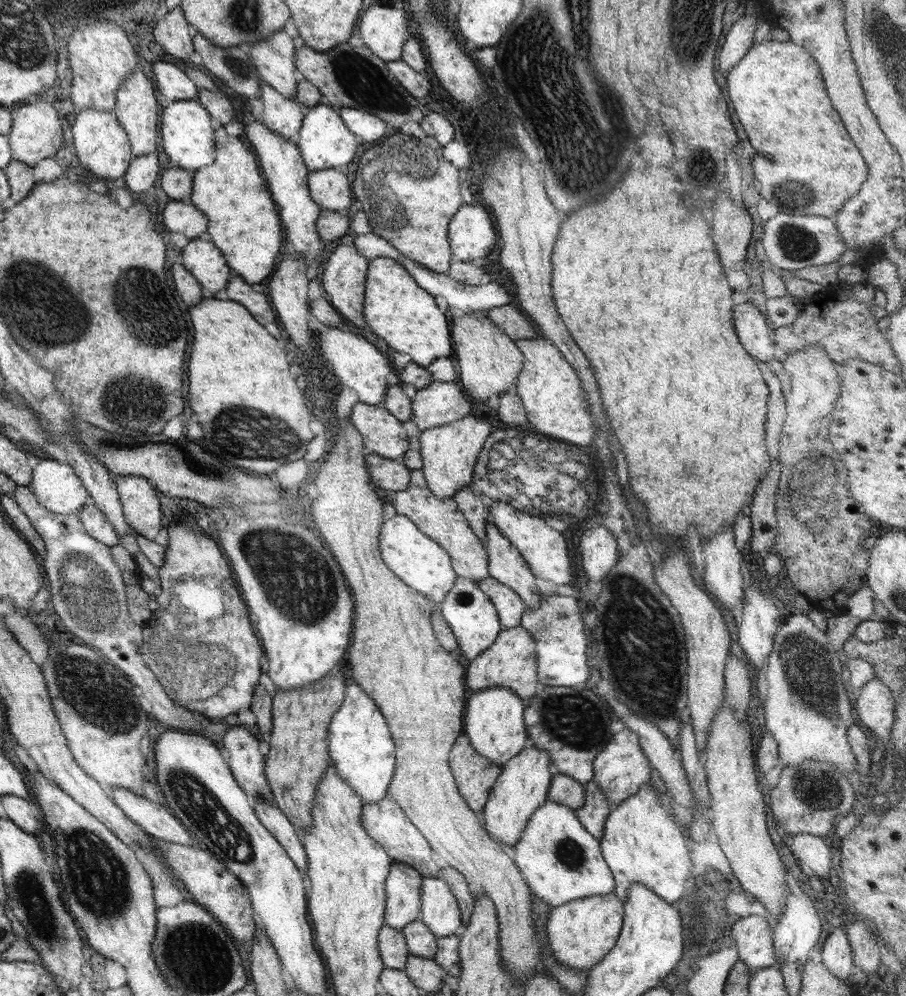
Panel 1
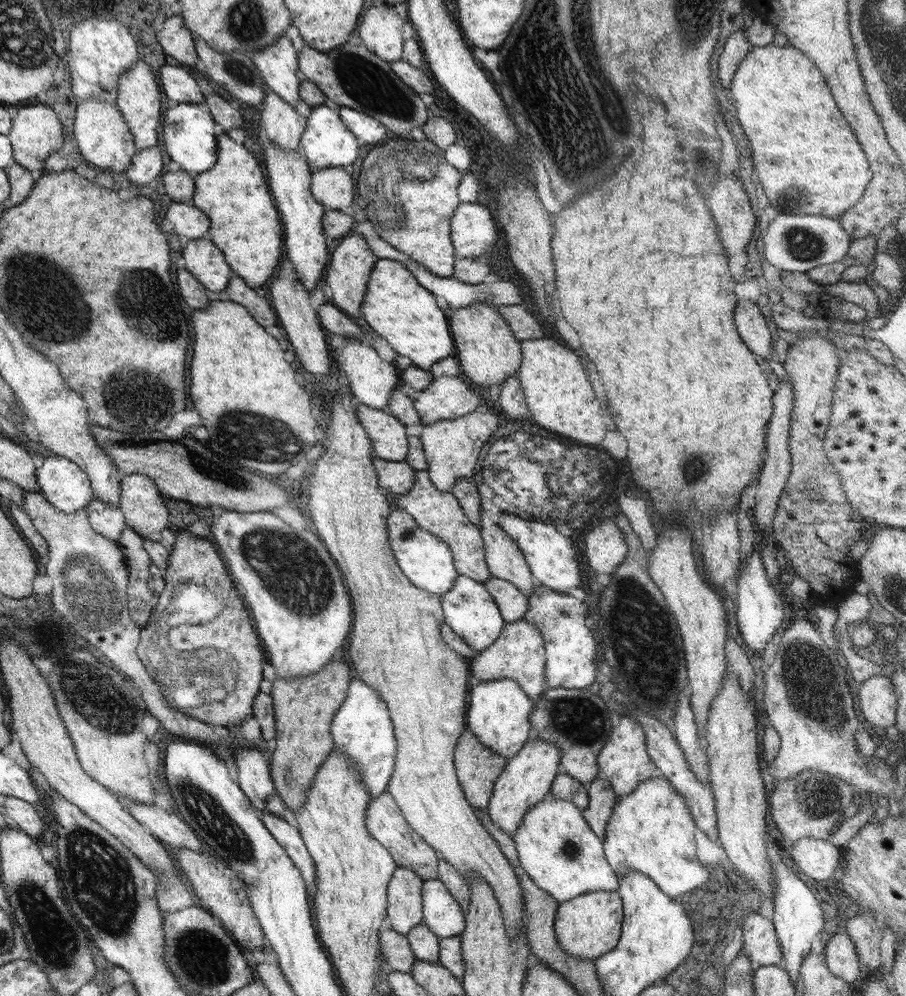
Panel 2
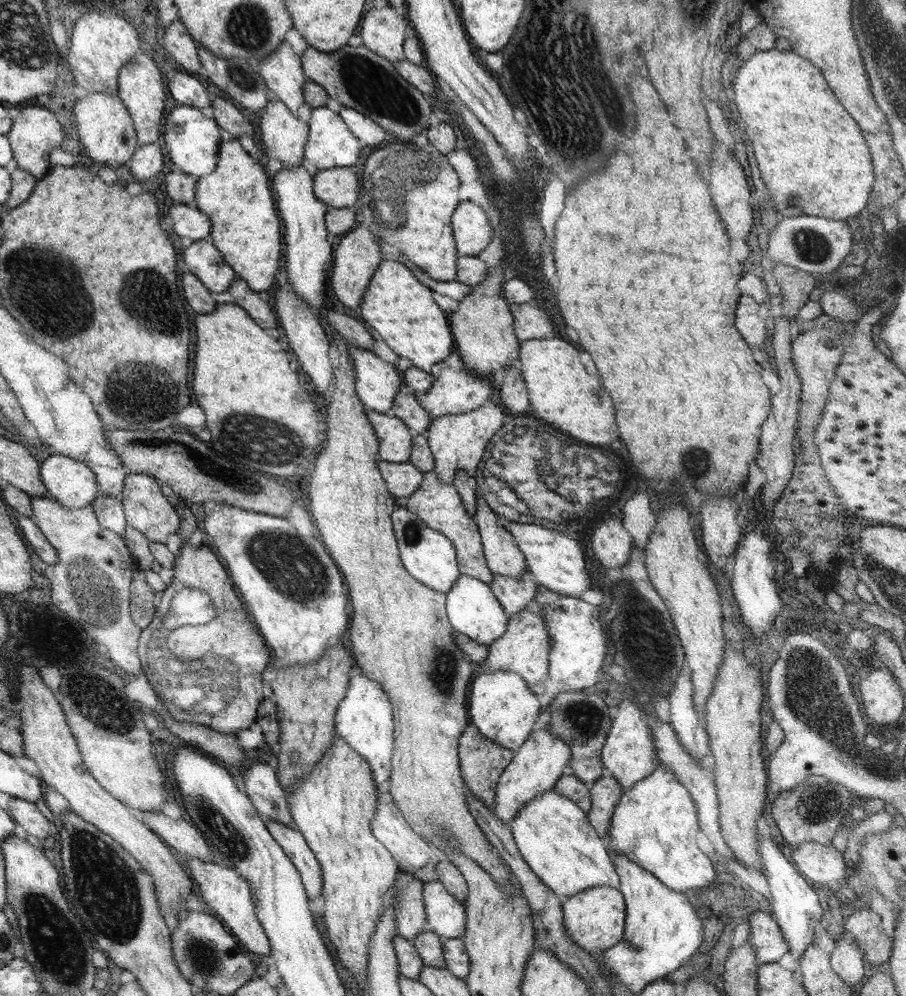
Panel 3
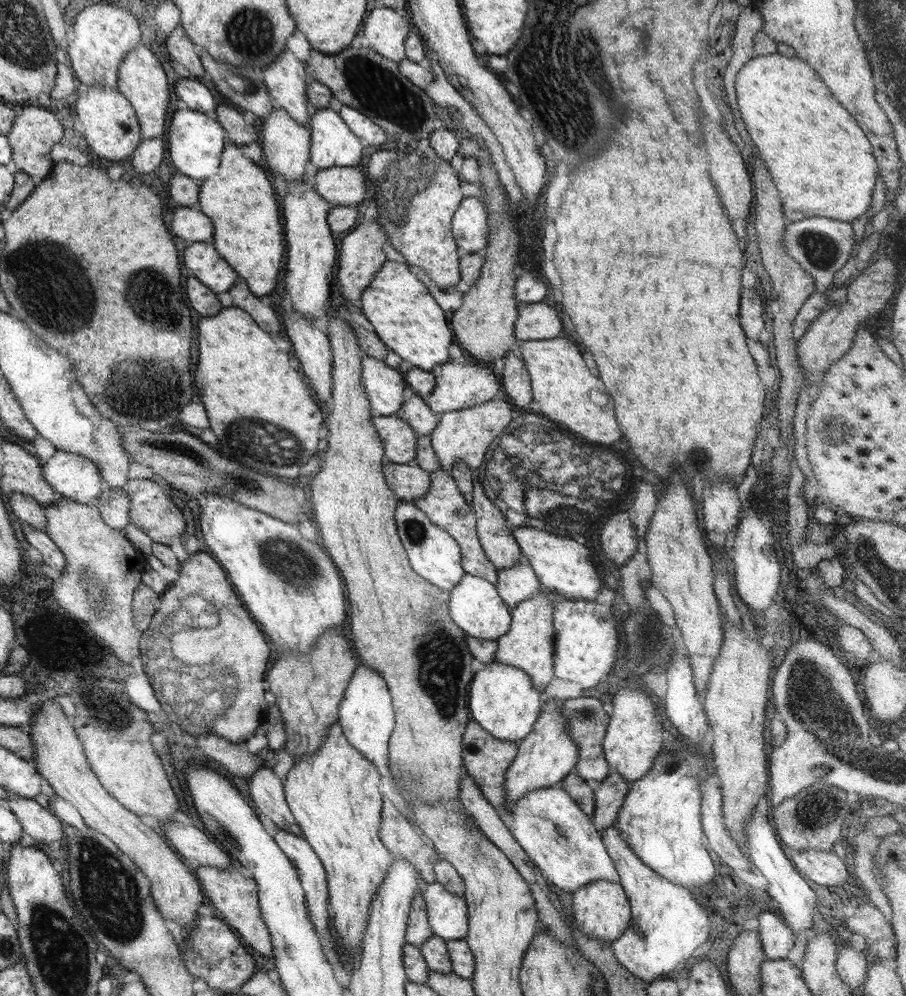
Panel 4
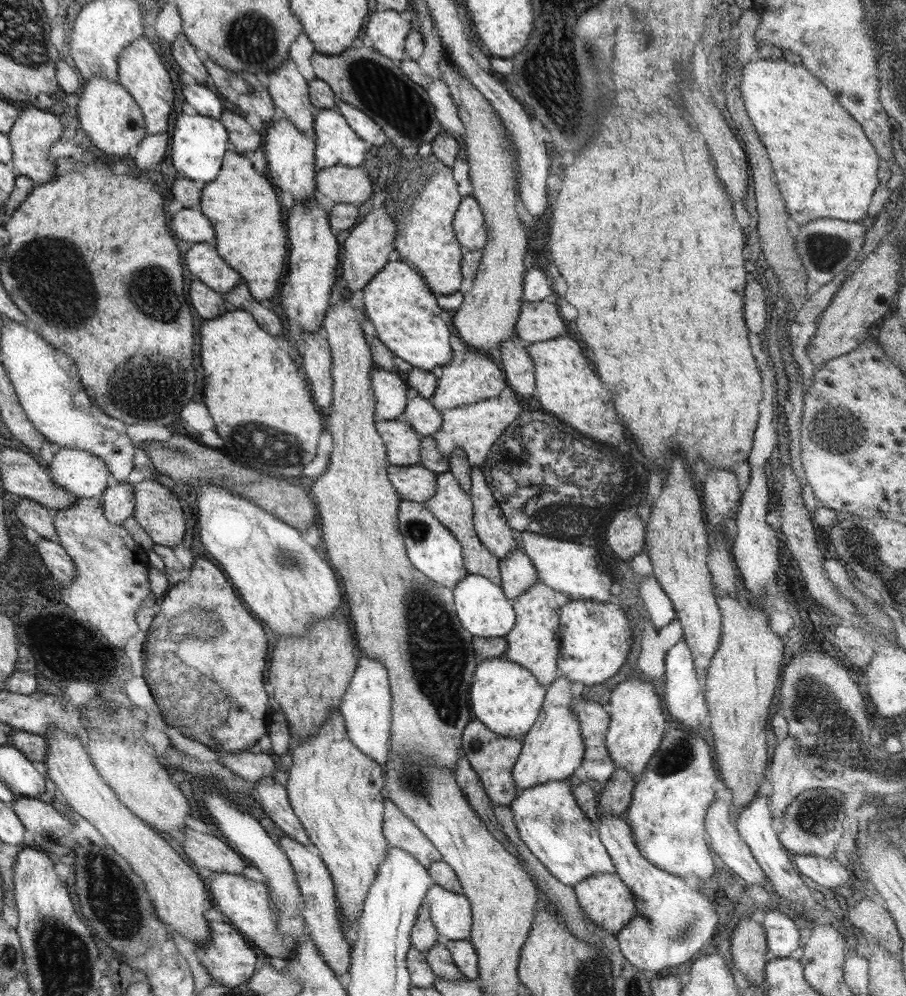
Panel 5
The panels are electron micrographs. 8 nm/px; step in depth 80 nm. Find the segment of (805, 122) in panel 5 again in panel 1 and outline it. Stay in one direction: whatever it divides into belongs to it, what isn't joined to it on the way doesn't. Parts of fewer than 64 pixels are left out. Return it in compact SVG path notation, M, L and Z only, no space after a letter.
M770 38L755 42L742 60L728 71L728 98L758 152L754 156L753 171L756 183L761 186L761 196L776 203L780 212L834 219L844 202L860 190L869 170L858 147L848 140L848 132L826 96L823 76L815 58L792 40L780 42Z

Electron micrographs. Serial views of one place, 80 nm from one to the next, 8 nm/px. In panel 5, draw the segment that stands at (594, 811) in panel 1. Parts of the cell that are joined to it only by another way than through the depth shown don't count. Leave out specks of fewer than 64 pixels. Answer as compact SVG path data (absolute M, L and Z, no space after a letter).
M616 769L612 778L603 784L604 789L598 797L599 811L624 816L632 802L636 777L632 777L630 772L624 771L624 769Z

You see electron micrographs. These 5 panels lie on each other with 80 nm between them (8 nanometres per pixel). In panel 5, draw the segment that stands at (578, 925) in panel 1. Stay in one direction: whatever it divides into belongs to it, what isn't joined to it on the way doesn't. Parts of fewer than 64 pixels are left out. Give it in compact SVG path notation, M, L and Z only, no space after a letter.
M617 873L595 874L573 886L573 889L582 911L586 913L586 917L594 924L597 924L598 928L602 928L606 934L609 932L609 934L616 935L636 917L636 900L634 895Z

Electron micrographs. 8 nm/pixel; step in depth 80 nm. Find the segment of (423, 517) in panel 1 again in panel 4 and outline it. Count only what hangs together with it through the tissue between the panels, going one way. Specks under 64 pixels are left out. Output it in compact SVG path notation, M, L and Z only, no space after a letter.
M442 469L430 473L430 486L427 493L414 501L417 506L436 526L445 530L460 545L461 566L466 574L472 574L478 578L485 578L492 584L497 583L498 569L488 560L482 548L476 530L476 517L471 504L466 502L462 493L458 490L456 481L452 475Z

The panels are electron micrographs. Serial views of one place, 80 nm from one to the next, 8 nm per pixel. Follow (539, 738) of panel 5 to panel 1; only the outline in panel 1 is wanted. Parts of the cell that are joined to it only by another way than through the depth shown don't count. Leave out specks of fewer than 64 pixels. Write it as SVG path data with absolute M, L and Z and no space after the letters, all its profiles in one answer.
M534 745L523 748L502 767L496 783L492 786L481 819L486 833L506 849L512 849L518 843L531 815L546 803L553 778L550 765L551 760L545 750L538 750Z

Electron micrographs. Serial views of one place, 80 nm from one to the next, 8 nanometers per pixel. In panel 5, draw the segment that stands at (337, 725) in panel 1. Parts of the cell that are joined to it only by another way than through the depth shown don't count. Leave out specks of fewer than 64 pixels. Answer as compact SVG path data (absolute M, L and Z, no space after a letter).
M362 653L342 697L339 711L344 717L347 735L352 744L366 756L375 760L384 770L387 760L391 758L389 752L392 711L388 671L381 662L368 658L367 655Z

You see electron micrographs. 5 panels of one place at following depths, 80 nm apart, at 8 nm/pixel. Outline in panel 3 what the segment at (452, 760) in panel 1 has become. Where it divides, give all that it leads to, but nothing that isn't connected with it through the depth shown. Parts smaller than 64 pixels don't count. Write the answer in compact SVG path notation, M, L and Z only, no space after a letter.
M469 724L462 733L459 740L458 758L460 761L460 771L462 779L468 792L472 793L476 799L480 800L486 807L492 808L496 798L496 784L500 780L506 766L510 765L515 751L508 750L491 740L488 740L472 724Z

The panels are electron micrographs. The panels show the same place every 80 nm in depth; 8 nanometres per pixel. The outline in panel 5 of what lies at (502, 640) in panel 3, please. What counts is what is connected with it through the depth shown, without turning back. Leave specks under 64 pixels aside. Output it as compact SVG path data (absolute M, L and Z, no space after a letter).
M540 580L513 600L516 622L514 628L505 636L507 647L503 656L529 670L537 678L538 684L546 688L560 676L557 668L560 654L559 608L568 601L566 595L552 590Z

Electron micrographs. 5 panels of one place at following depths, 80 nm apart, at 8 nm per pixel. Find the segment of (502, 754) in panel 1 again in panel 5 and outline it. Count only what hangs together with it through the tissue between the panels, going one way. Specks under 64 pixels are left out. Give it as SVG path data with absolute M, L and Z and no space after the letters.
M504 656L482 659L469 688L469 707L472 717L488 730L503 737L524 739L540 714L546 691L529 670Z

